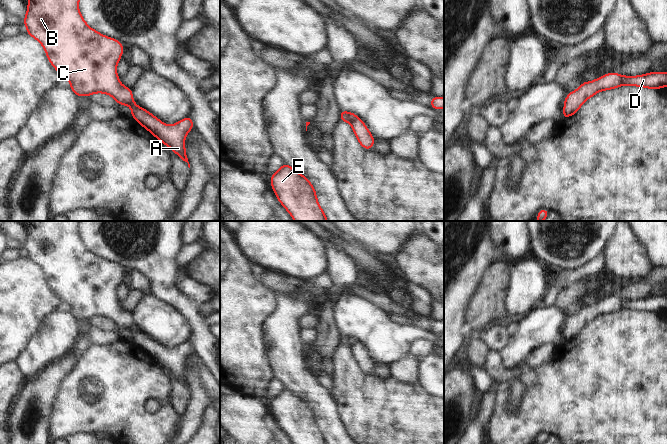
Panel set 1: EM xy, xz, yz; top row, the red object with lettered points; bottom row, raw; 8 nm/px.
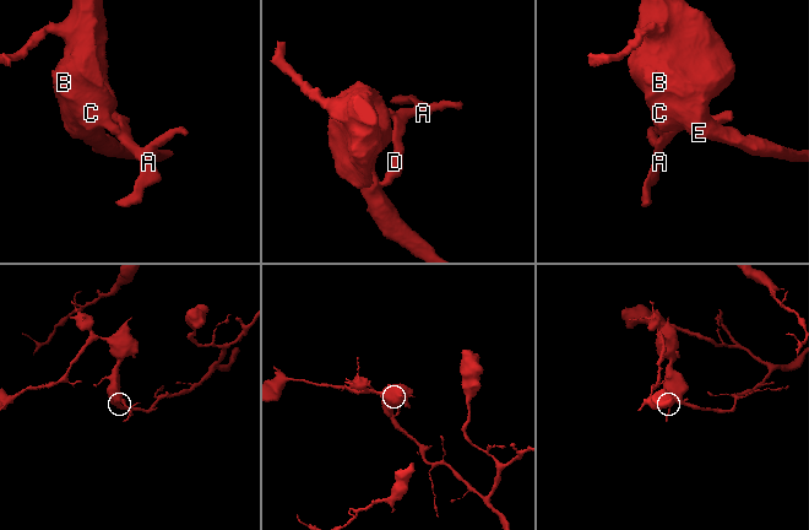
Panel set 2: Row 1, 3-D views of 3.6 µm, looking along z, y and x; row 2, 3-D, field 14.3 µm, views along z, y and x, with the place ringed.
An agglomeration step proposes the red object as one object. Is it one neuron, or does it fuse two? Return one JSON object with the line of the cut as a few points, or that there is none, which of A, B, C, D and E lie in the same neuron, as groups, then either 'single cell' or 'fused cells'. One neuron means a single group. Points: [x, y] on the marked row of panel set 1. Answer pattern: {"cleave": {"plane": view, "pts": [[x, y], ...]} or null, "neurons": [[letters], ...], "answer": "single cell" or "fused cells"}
{"cleave": {"plane": "xz", "pts": [[356, 117], [349, 122]]}, "neurons": [["A", "D"], ["B", "C", "E"]], "answer": "fused cells"}

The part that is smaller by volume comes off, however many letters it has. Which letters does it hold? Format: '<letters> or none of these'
A, D

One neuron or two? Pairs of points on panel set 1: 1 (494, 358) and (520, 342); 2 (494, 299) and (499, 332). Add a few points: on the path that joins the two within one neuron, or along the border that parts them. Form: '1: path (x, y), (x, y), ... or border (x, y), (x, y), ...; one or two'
1: border (499, 353), (504, 367), (514, 368), (520, 364); two
2: border (495, 320), (482, 330); two

